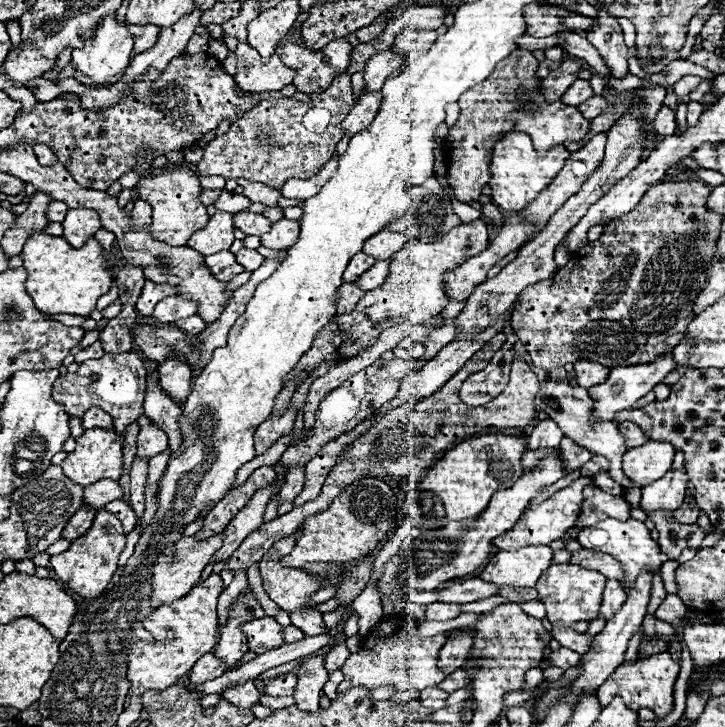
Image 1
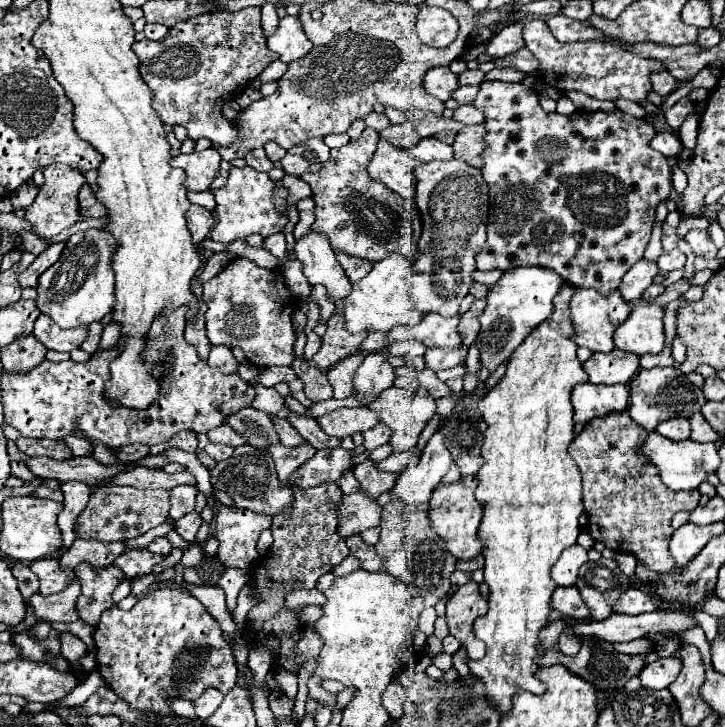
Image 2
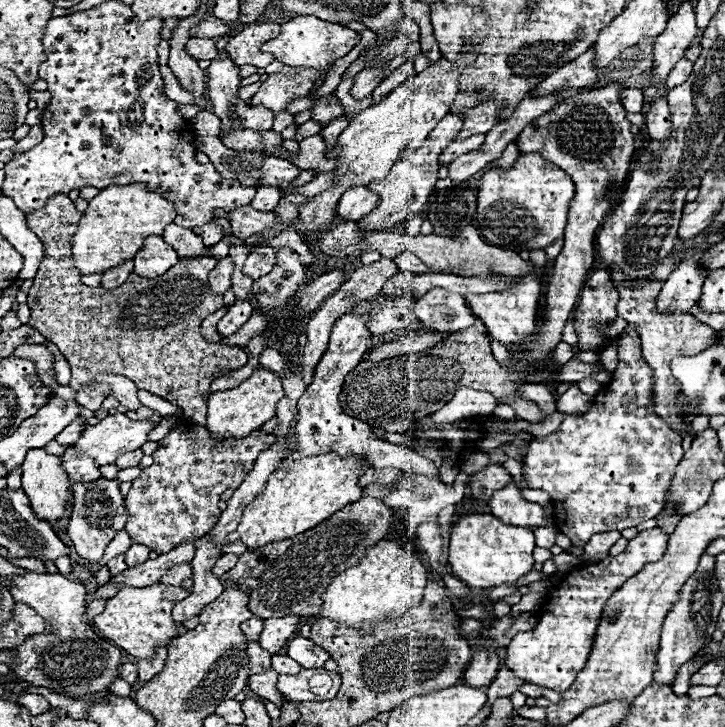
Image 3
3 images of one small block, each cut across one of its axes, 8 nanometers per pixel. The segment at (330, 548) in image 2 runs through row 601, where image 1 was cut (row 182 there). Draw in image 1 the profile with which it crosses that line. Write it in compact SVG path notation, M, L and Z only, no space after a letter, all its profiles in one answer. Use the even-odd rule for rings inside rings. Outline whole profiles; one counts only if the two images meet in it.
M342 72L322 94L296 92L296 96L290 98L262 100L256 108L232 122L226 134L206 144L204 156L198 162L198 174L224 176L226 180L246 178L276 190L290 178L310 178L332 158L344 134L340 124L356 104L350 76L352 74Z

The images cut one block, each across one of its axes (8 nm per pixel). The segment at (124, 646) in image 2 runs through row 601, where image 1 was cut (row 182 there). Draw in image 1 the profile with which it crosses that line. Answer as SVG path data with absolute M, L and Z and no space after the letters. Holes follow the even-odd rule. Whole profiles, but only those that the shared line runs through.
M138 162L134 172L144 174L138 184L136 184L136 198L146 200L152 206L152 234L158 240L164 240L172 246L186 246L188 238L198 232L200 228L206 226L208 222L208 214L206 214L206 206L200 202L200 182L198 182L198 174L184 168L184 166L174 166L174 168L164 168L162 172L154 172L154 174L146 174L150 168L148 162Z

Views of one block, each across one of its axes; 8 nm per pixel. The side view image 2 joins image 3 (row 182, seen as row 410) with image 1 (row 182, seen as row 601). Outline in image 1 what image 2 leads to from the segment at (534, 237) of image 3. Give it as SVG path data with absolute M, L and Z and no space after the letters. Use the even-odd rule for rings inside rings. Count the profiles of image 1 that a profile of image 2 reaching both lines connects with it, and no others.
M522 132L506 134L492 148L492 162L490 162L492 178L488 182L492 190L492 202L502 210L510 210L510 212L524 210L532 200L536 200L536 196L544 188L548 188L548 184L552 184L552 180L562 170L564 160L568 156L570 152L562 144L552 146L550 150L544 150L544 152L538 152L534 150L528 134L522 134Z

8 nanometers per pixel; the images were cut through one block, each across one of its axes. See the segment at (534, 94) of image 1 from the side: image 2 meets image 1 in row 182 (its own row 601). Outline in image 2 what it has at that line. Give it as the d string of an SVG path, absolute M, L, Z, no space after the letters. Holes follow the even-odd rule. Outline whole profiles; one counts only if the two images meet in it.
M474 580L464 586L458 586L458 590L446 604L446 622L450 634L460 640L472 660L480 660L484 656L484 644L474 638L472 626L476 618L486 614L486 608L488 600L480 594L478 584Z

